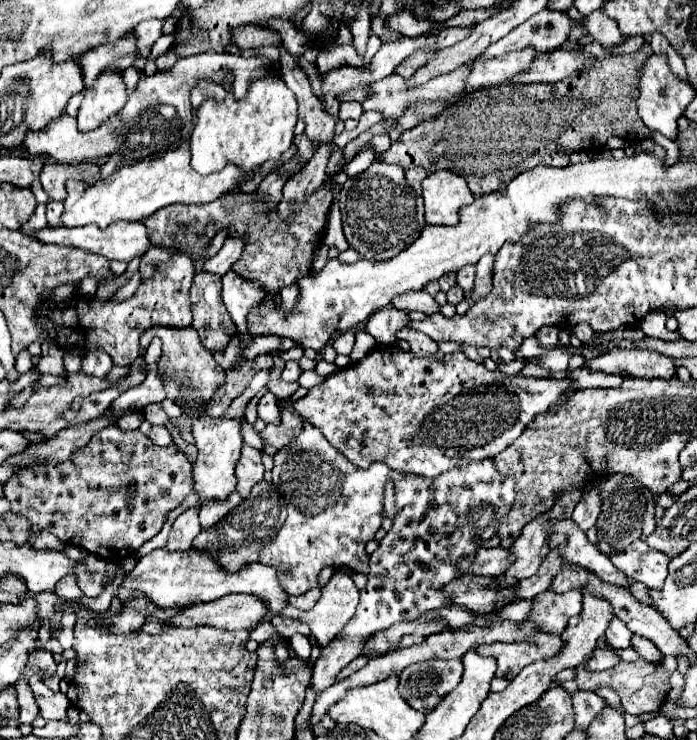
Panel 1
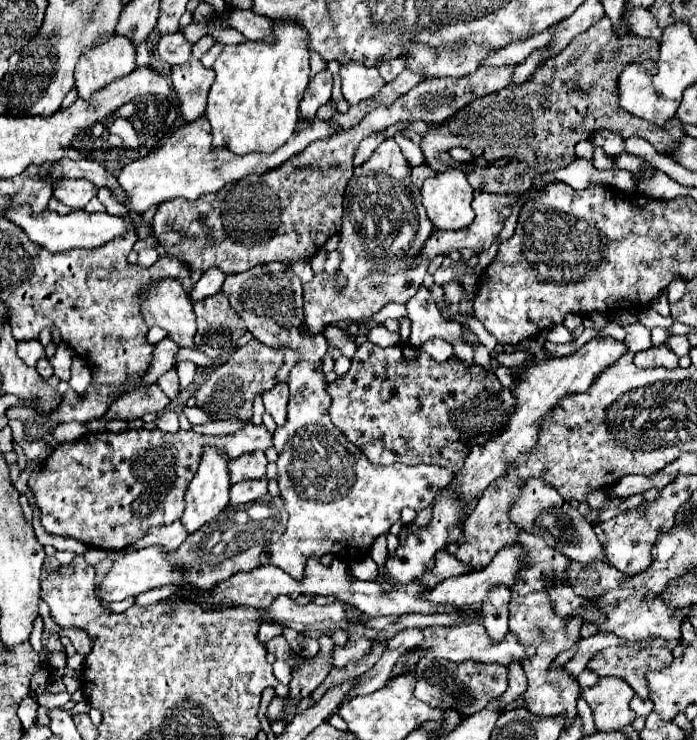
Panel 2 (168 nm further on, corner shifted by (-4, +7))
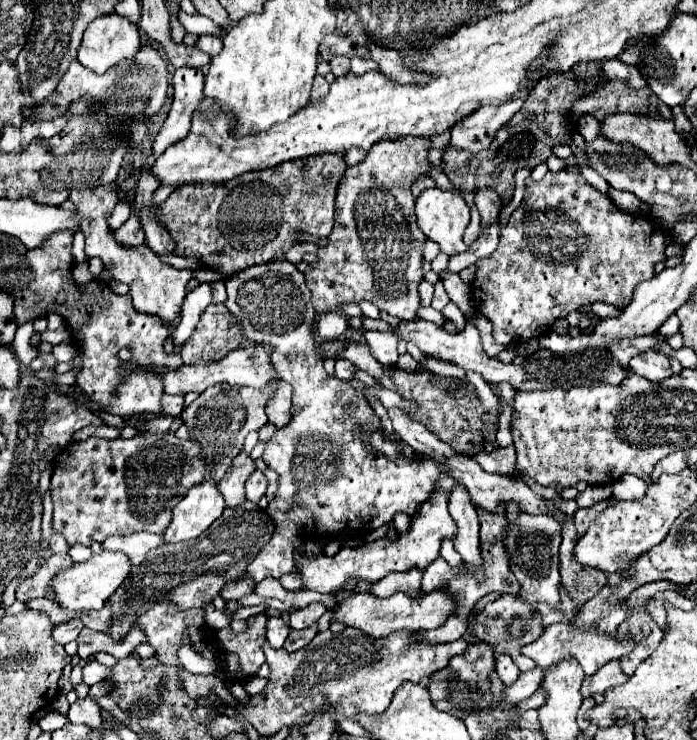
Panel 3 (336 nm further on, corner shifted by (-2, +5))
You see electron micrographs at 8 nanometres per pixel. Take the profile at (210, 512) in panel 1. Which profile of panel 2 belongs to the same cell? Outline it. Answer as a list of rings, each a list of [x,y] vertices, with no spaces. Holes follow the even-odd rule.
[[[267,479],[259,481],[243,481],[231,485],[231,505],[247,505],[267,495]]]

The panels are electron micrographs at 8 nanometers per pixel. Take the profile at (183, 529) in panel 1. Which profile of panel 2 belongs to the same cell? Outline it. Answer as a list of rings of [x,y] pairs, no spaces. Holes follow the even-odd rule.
[[[175,521],[163,529],[151,529],[151,535],[137,541],[133,547],[149,547],[149,545],[161,545],[167,551],[177,551],[179,545],[189,537],[187,529],[181,521]]]

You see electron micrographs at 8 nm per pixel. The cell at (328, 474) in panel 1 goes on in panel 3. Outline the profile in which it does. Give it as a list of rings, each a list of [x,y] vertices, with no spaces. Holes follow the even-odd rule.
[[[277,259],[263,265],[253,265],[245,271],[237,271],[237,275],[231,275],[225,279],[227,285],[227,301],[225,307],[239,319],[239,323],[245,329],[245,337],[253,343],[269,343],[273,347],[273,363],[277,363],[277,371],[283,381],[287,381],[293,387],[293,411],[289,425],[281,427],[277,435],[273,437],[273,443],[267,443],[263,451],[263,461],[279,473],[279,489],[277,497],[267,505],[267,513],[273,517],[277,531],[271,535],[269,543],[261,547],[261,551],[255,555],[255,559],[247,565],[245,577],[237,581],[225,583],[221,589],[223,599],[241,599],[253,587],[267,579],[275,577],[279,579],[285,573],[293,573],[293,547],[295,547],[295,533],[303,531],[307,539],[325,539],[325,537],[339,537],[339,535],[355,535],[359,529],[359,517],[365,521],[365,529],[377,529],[387,523],[391,523],[395,513],[407,513],[413,515],[419,503],[429,499],[433,493],[433,483],[437,481],[439,469],[433,461],[413,461],[405,455],[399,455],[397,459],[387,459],[383,453],[375,451],[363,435],[369,435],[373,431],[381,431],[381,419],[375,415],[375,411],[369,407],[367,399],[357,393],[349,383],[333,379],[325,373],[321,359],[313,359],[313,321],[315,311],[311,307],[311,293],[305,285],[305,275],[289,261]]]

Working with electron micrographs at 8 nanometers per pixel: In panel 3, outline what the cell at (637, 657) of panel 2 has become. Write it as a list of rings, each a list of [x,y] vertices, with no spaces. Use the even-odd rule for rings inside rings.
[[[657,581],[657,583],[647,583],[641,585],[637,591],[633,591],[625,603],[629,607],[629,617],[619,625],[619,639],[637,639],[635,649],[627,656],[621,657],[621,665],[623,671],[627,675],[633,675],[633,671],[637,669],[637,665],[647,659],[651,655],[653,649],[657,649],[657,643],[661,643],[662,629],[655,625],[655,621],[651,619],[651,615],[645,611],[645,603],[659,591],[677,591],[679,585],[677,583],[665,583],[665,581]]]

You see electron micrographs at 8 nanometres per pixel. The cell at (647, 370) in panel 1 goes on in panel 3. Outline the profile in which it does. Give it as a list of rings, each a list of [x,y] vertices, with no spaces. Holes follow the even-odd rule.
[[[657,351],[639,353],[629,361],[629,365],[633,367],[633,371],[637,375],[645,377],[651,383],[661,383],[661,381],[665,381],[667,377],[673,375],[669,359],[663,353],[657,353]]]

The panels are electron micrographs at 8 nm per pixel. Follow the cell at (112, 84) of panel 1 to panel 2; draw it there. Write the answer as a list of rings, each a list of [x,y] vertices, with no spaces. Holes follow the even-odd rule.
[[[111,35],[103,45],[83,51],[75,69],[75,89],[83,101],[91,101],[99,89],[125,77],[135,67],[135,45],[125,37]]]

